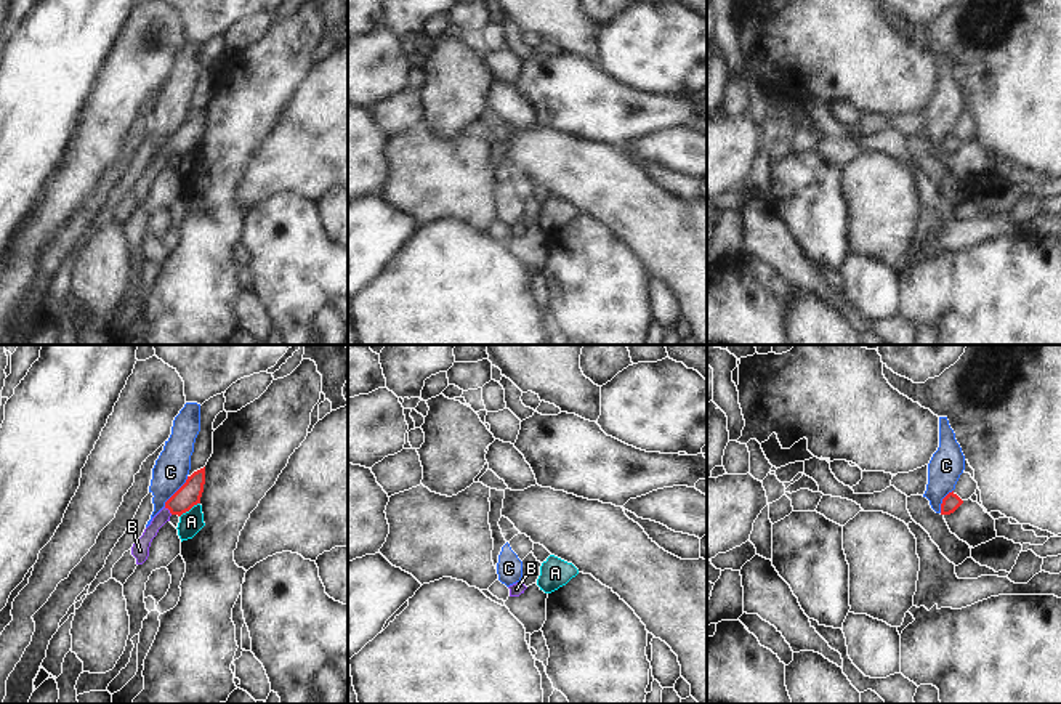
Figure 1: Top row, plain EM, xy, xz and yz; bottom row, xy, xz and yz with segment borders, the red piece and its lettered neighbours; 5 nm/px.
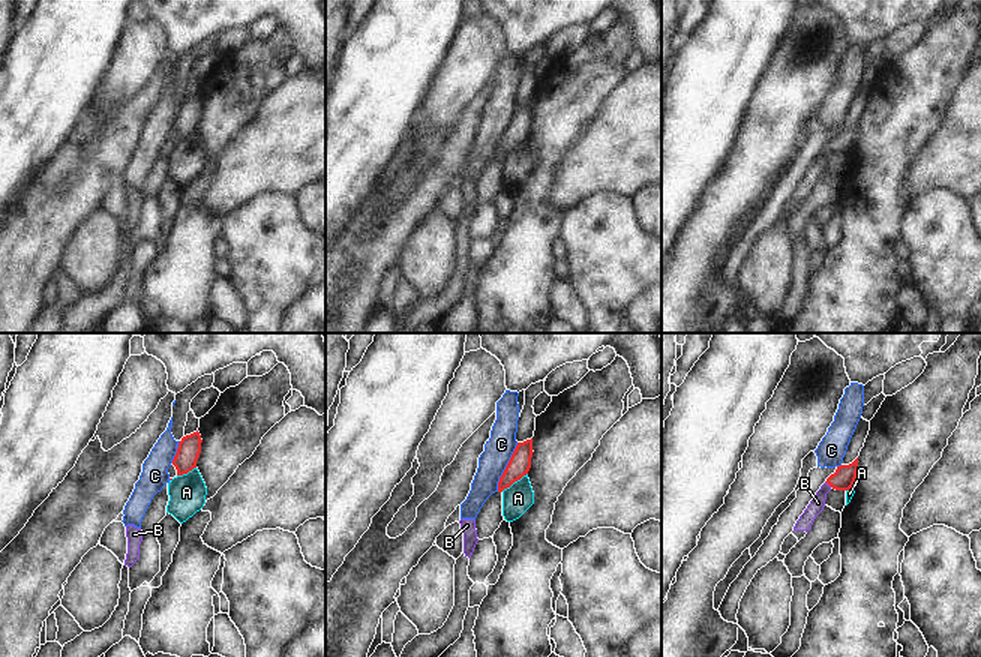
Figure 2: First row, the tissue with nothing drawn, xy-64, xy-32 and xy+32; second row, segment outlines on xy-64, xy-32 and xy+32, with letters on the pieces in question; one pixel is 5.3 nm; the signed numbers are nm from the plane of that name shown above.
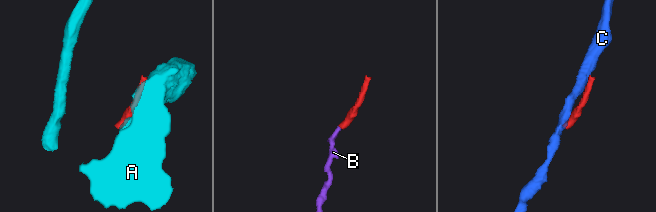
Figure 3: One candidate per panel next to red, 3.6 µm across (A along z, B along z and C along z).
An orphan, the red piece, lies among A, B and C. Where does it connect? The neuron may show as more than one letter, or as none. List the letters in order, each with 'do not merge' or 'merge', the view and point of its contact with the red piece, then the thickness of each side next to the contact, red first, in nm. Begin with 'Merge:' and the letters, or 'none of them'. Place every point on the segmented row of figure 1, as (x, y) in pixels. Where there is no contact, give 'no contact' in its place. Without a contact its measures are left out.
Merge: B
A: do not merge; contact xy (189, 509); calibres 120 and 120 nm
B: merge; contact xy (169, 509); calibres 120 and 90 nm
C: do not merge; contact xy (177, 491); calibres 120 and 180 nm

